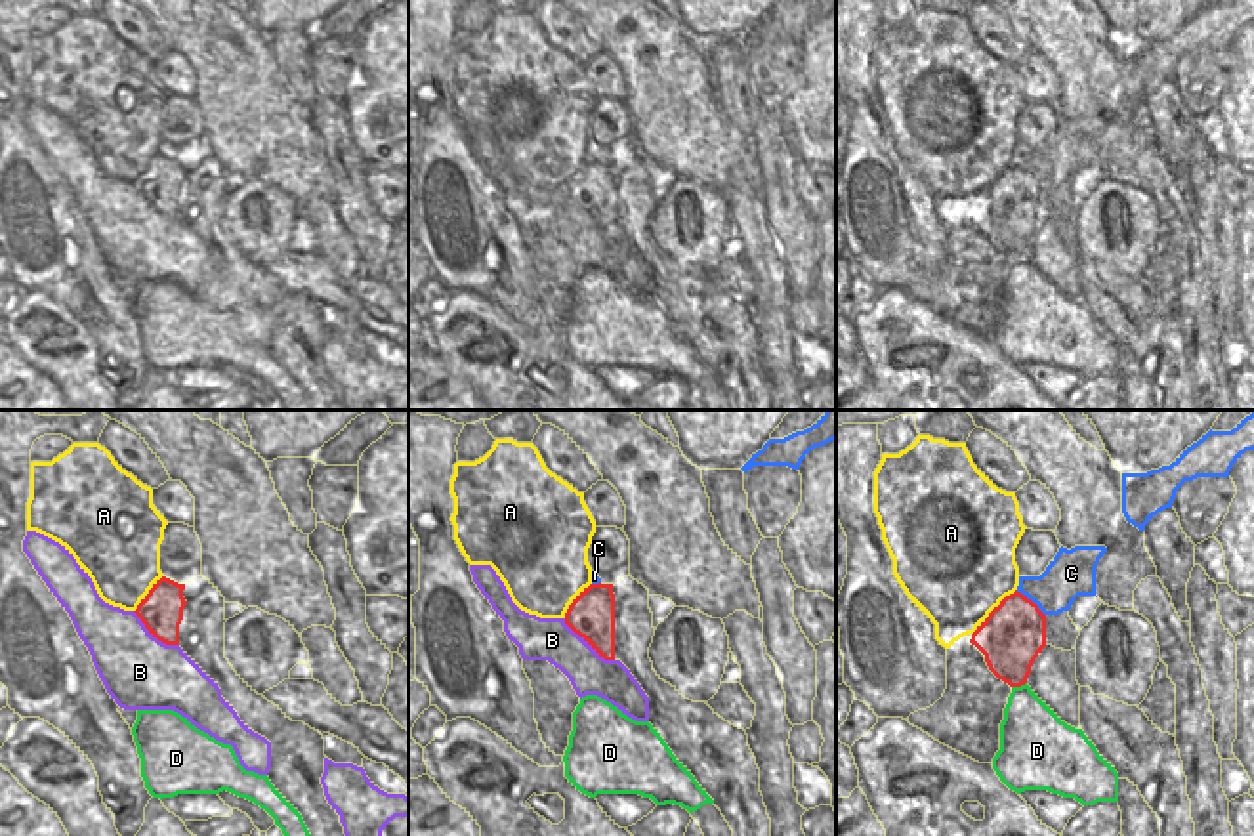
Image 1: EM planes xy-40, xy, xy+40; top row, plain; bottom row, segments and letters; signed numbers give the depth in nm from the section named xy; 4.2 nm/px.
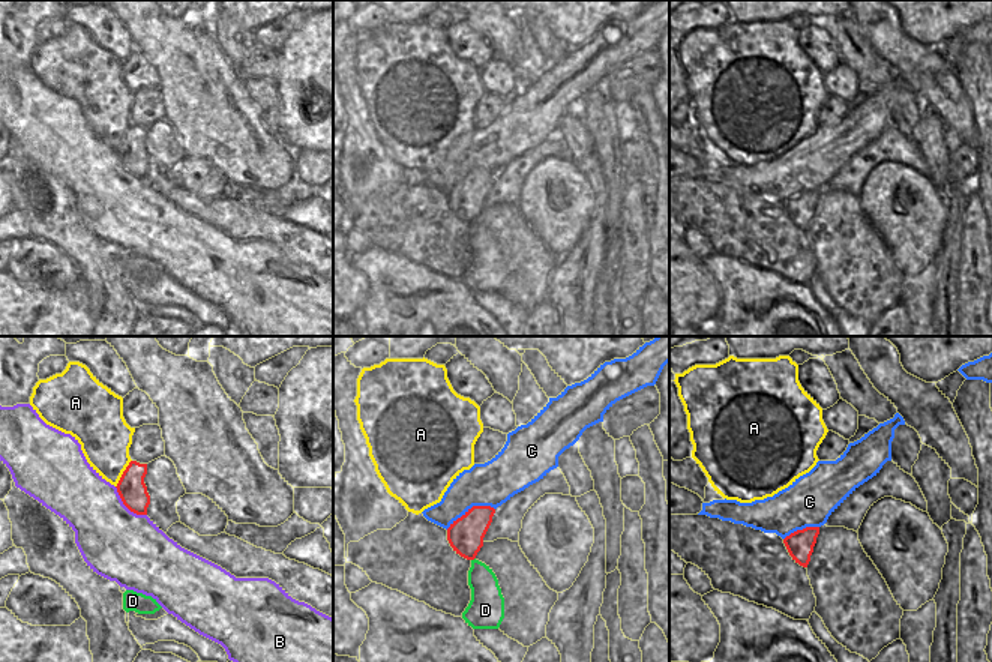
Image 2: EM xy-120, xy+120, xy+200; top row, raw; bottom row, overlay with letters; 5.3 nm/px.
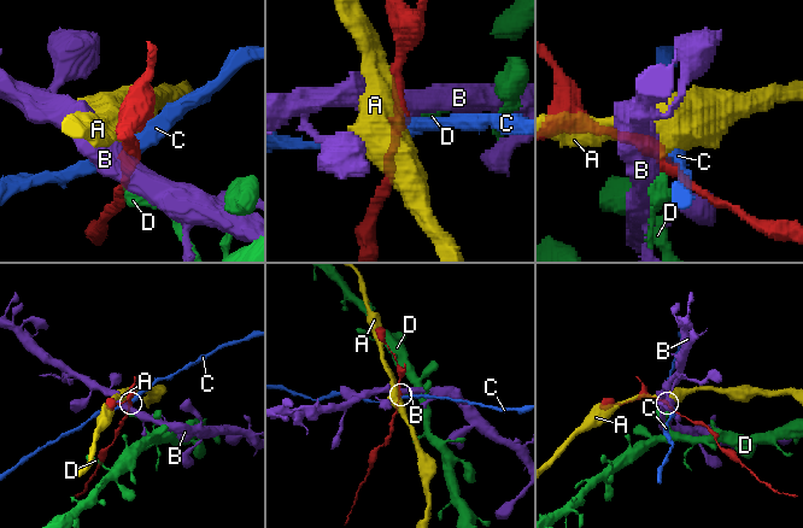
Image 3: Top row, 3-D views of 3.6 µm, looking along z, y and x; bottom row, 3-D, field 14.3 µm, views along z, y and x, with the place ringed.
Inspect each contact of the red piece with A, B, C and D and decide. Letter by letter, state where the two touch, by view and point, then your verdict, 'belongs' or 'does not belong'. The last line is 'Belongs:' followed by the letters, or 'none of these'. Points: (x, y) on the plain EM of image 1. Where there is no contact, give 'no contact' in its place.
A: xy+40 (991, 184) | does not belong
B: xy (588, 214) | does not belong
C: xy+40 (1029, 172) | does not belong
D: xy+40 (1018, 258) | does not belong
Belongs: none of these

